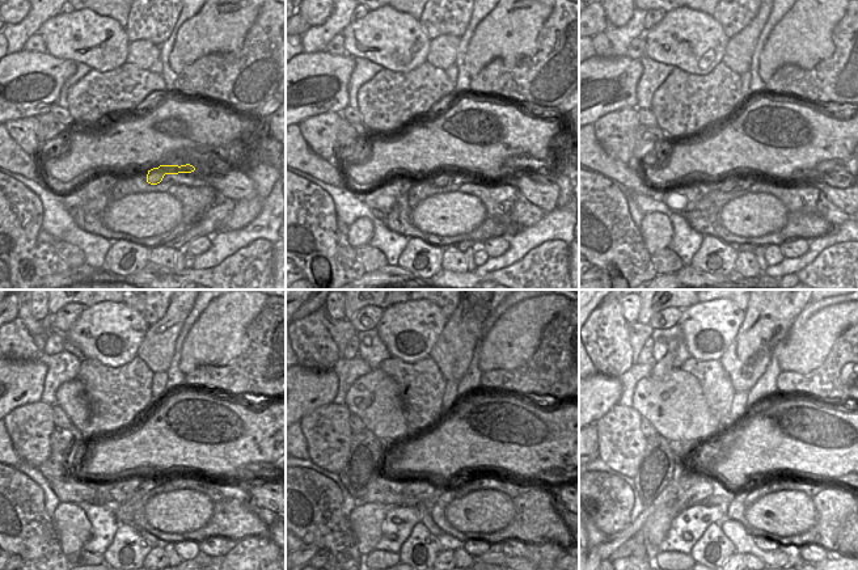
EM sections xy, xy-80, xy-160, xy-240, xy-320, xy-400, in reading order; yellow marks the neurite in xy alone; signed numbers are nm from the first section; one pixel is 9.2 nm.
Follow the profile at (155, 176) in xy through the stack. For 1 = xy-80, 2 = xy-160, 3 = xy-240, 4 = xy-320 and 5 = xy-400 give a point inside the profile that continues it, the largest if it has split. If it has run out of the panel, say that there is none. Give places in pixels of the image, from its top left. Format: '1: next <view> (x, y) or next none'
1: next xy-80 (439, 178)
2: next xy-160 (727, 184)
3: next xy-240 (130, 484)
4: next xy-320 (413, 486)
5: next xy-400 (702, 488)

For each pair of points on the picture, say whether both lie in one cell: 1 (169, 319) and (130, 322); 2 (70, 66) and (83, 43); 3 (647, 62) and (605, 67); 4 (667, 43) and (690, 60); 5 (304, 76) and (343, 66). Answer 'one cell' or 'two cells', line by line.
1: two cells
2: two cells
3: two cells
4: one cell
5: one cell

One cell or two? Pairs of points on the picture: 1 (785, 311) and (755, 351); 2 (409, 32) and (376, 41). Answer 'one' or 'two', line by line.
1: one
2: one

